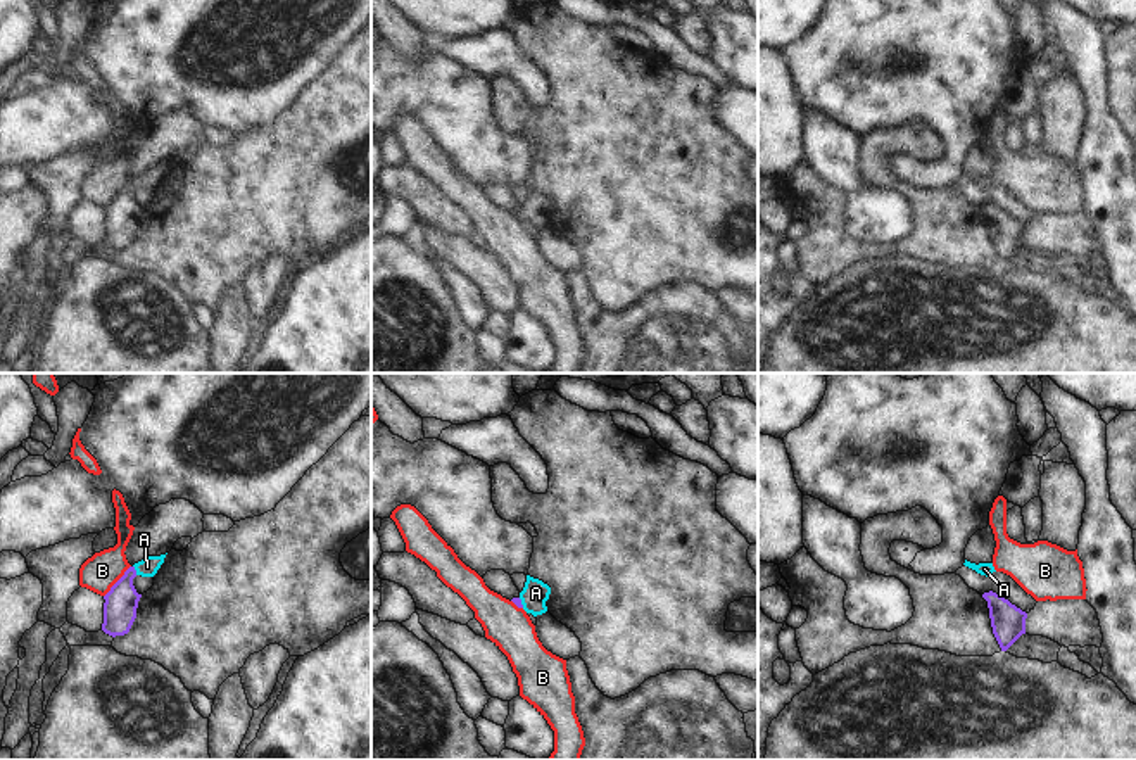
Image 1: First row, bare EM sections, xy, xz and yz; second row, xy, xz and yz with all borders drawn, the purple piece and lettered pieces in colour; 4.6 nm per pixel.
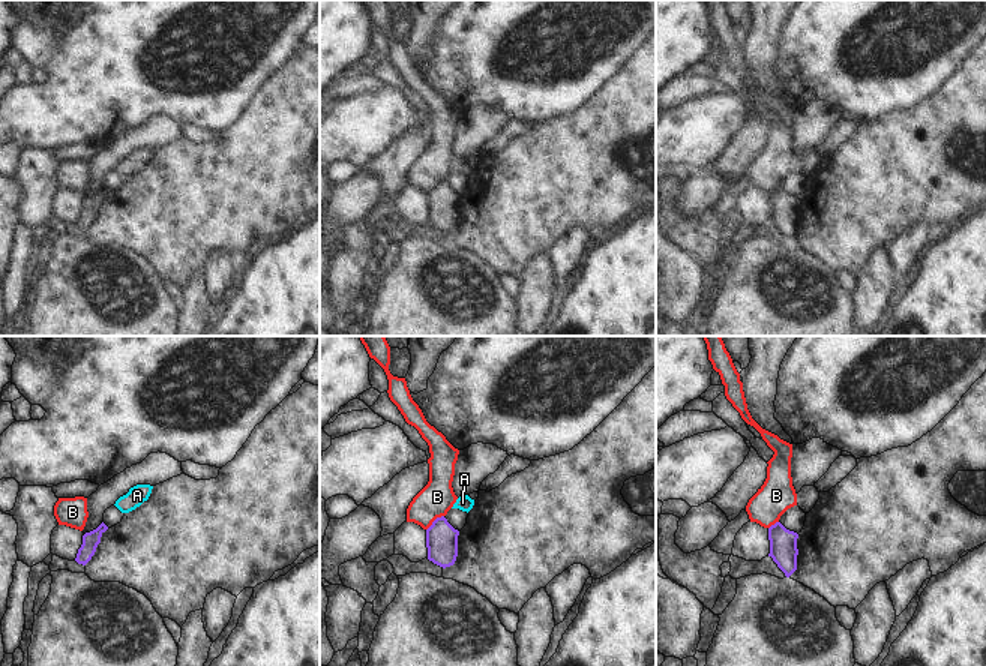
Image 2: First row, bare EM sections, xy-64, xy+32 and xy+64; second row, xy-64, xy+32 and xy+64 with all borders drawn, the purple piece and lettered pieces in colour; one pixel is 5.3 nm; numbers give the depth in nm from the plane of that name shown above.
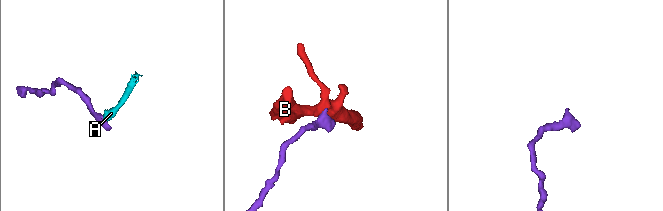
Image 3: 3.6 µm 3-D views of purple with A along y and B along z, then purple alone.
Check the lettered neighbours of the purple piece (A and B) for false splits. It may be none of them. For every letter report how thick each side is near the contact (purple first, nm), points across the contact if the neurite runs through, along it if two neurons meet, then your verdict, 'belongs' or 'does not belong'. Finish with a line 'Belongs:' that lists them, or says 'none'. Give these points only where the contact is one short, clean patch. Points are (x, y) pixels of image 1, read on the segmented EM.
A: calibres 160 and 90 nm; way xy (119, 610), (125, 582), (135, 570), (147, 567); belongs
B: calibres 160 and 170 nm; border xy (130, 565), (104, 596); does not belong
Belongs: A

